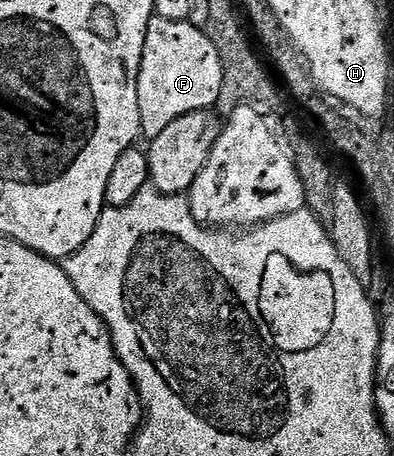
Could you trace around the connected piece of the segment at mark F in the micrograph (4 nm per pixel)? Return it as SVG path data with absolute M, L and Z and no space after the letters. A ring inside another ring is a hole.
M152 17L145 35L137 87L142 136L157 138L169 123L177 123L177 119L198 109L211 109L219 100L222 82L221 55L204 30L191 25L190 21L173 23L169 19Z

